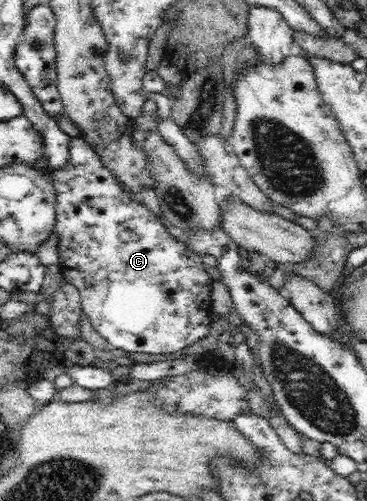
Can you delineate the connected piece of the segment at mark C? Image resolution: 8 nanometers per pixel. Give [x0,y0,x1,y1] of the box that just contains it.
[53,136,216,353]

